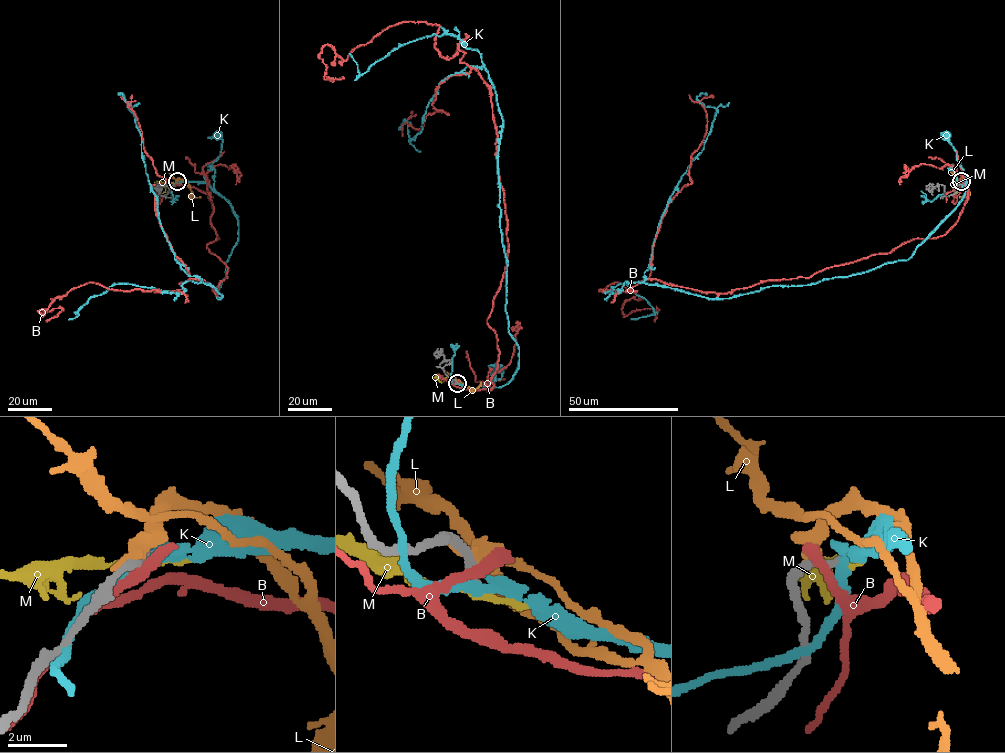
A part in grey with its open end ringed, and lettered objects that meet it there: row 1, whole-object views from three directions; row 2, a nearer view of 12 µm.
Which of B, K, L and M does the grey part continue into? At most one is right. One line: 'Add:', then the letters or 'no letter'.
Add: no letter

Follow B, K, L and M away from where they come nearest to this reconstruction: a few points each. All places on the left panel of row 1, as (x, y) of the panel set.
B: (176, 183), (212, 204), (216, 292), (88, 282), (46, 321)
K: (177, 182), (206, 181), (203, 168), (219, 155), (222, 139), (217, 135)
L: (175, 183), (178, 179), (185, 181), (192, 194), (201, 198)
M: (176, 182), (160, 182), (156, 189), (161, 193)

